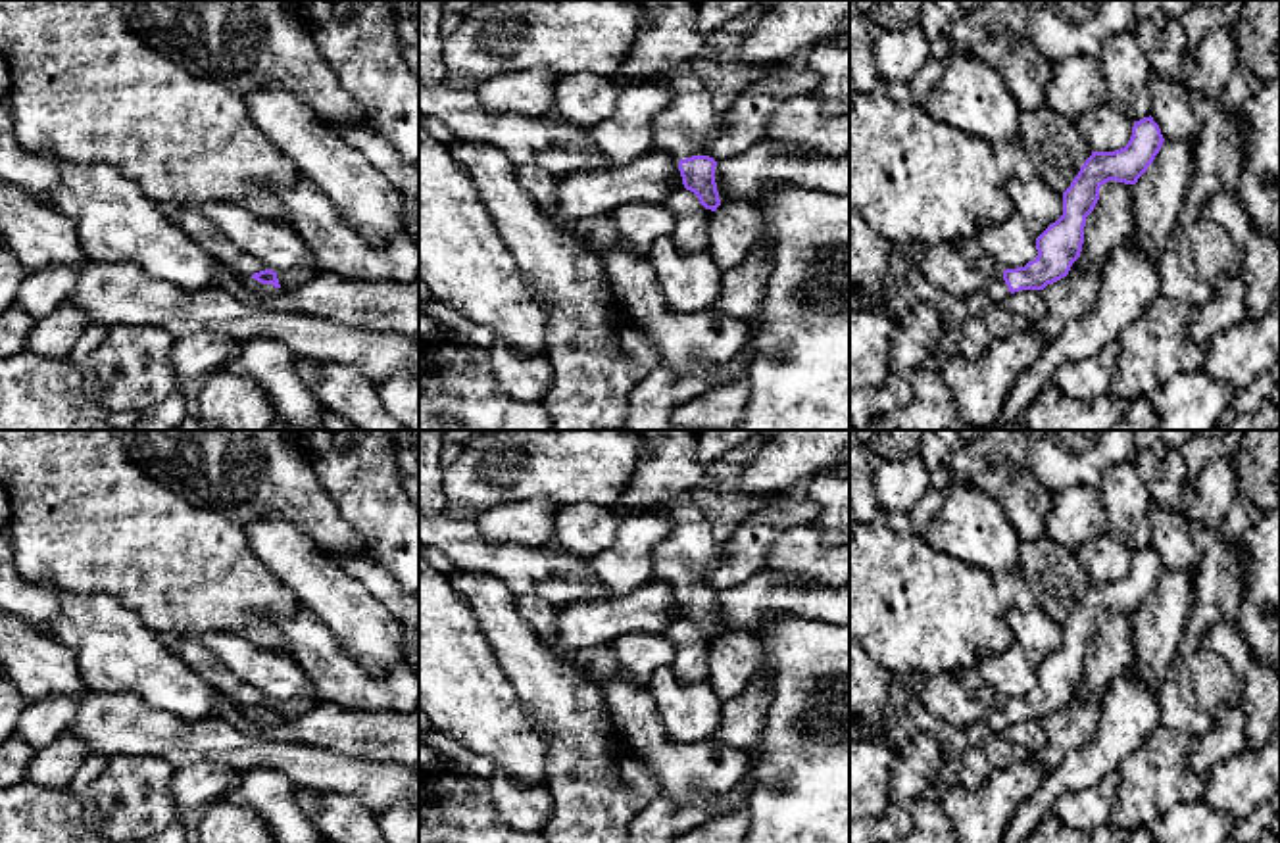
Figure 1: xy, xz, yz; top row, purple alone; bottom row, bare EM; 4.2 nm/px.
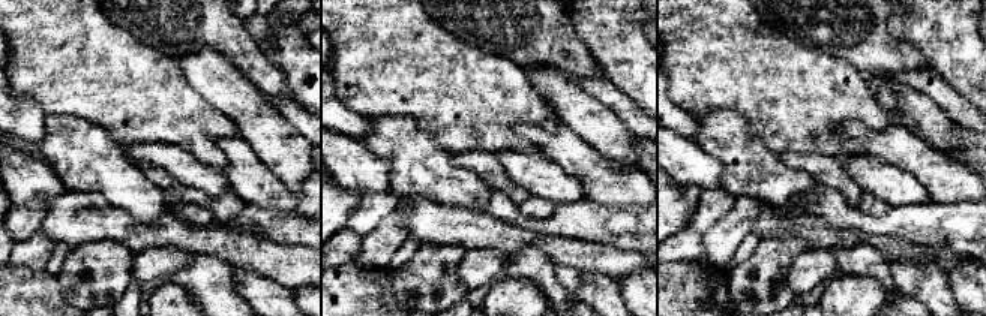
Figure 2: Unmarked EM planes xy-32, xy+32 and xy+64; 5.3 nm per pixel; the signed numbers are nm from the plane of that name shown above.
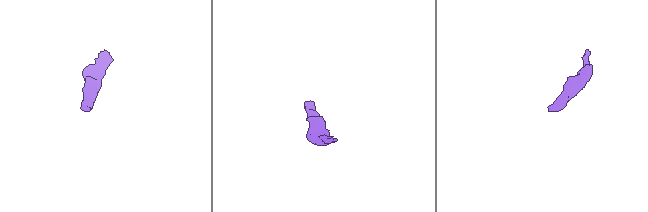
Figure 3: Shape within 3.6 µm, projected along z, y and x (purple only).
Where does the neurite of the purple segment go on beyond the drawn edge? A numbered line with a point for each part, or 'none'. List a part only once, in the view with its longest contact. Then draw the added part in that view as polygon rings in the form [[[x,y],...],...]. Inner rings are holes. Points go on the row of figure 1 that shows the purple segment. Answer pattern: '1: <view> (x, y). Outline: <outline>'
1: xy (266, 290). Outline: [[[244,277],[244,278],[240,278],[240,280],[244,282],[244,286],[246,286],[250,292],[254,292],[254,294],[258,294],[258,296],[261,296],[261,298],[277,296],[279,290],[281,290],[281,288],[275,288],[273,284],[261,284],[261,282],[254,280],[252,277]]]

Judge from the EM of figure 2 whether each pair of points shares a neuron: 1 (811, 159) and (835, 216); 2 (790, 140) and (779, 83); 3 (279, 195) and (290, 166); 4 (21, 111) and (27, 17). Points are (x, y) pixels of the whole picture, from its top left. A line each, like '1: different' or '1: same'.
1: different
2: same
3: different
4: different

